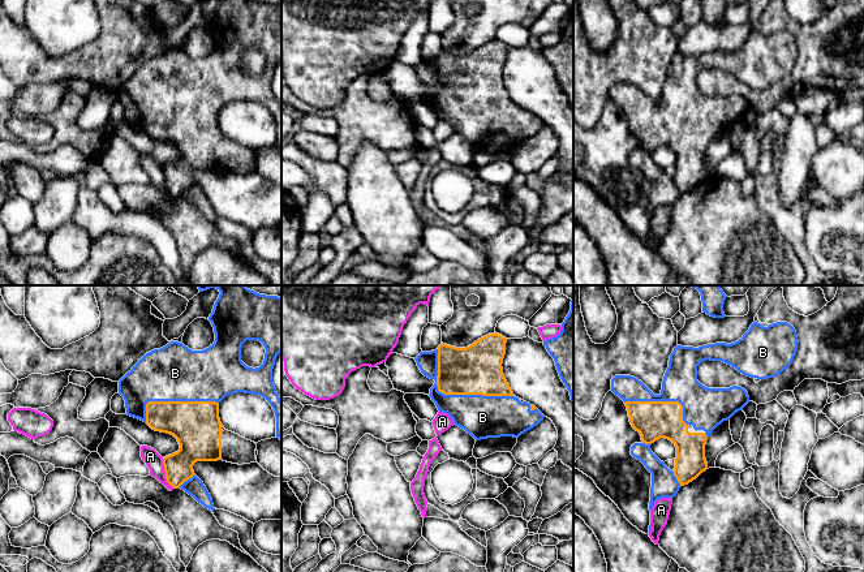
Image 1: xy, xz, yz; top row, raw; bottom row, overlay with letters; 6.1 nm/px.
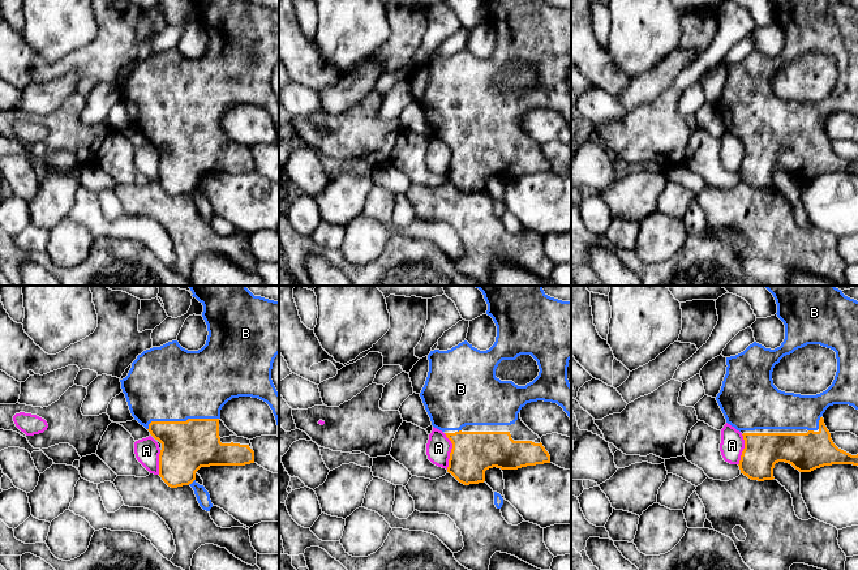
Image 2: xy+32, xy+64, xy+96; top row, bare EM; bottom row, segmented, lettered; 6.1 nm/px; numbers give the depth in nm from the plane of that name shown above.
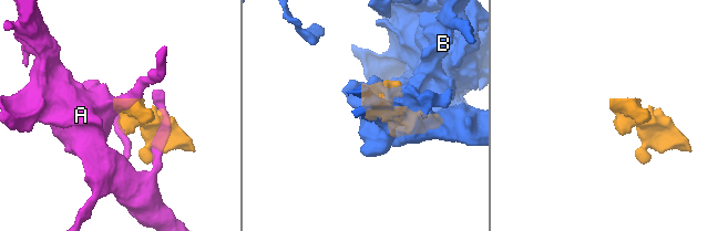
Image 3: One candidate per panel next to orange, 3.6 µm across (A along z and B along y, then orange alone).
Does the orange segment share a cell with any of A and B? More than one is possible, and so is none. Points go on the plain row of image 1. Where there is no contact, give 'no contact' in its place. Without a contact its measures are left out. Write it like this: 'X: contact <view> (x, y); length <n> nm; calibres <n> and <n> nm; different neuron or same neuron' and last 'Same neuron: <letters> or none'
A: contact xy (166, 181); length 200 nm; calibres 190 and 100 nm; different neuron
B: contact xz (455, 102); length 550 nm; calibres 300 and 260 nm; same neuron
Same neuron: B

